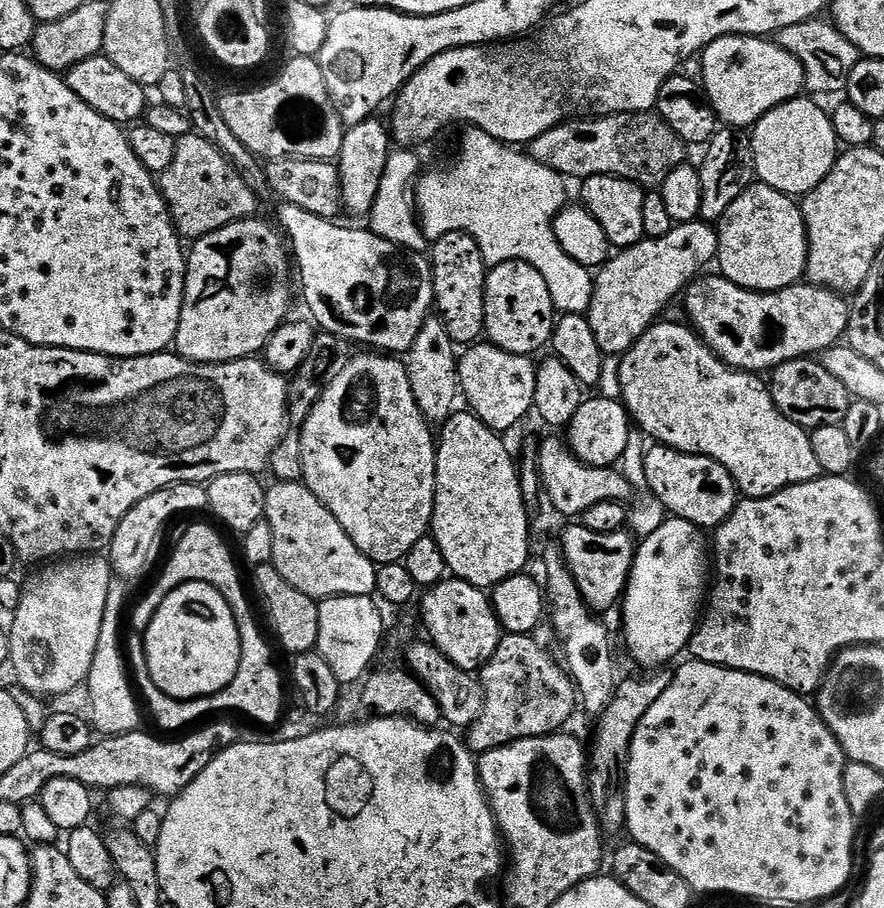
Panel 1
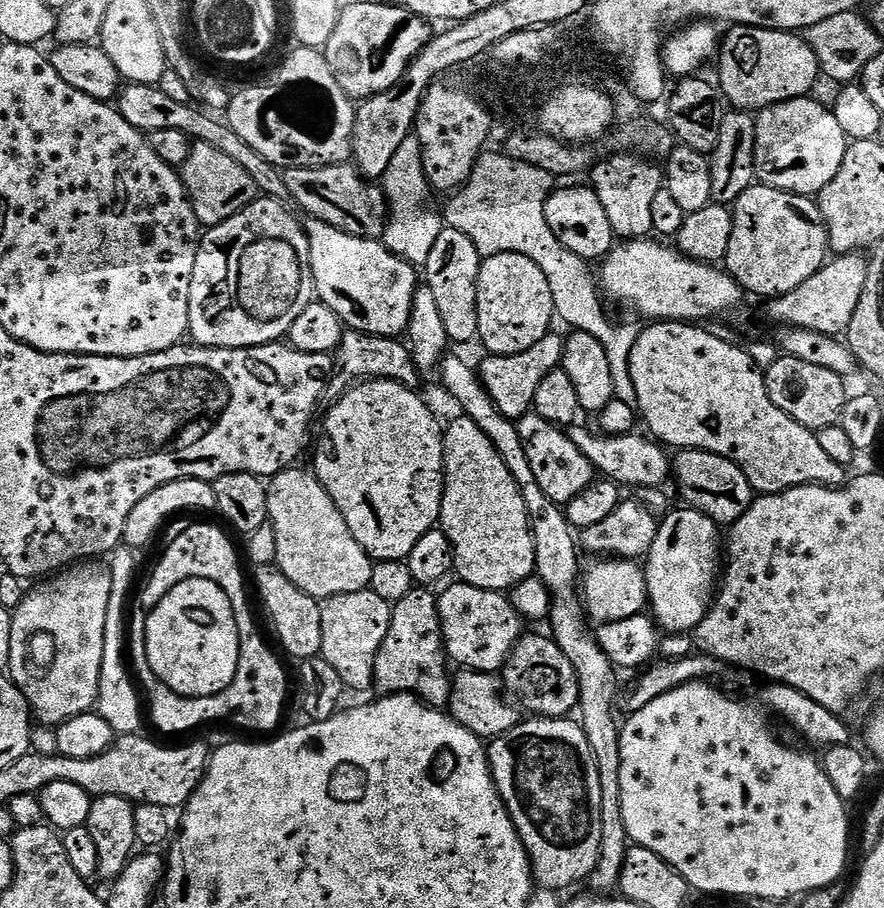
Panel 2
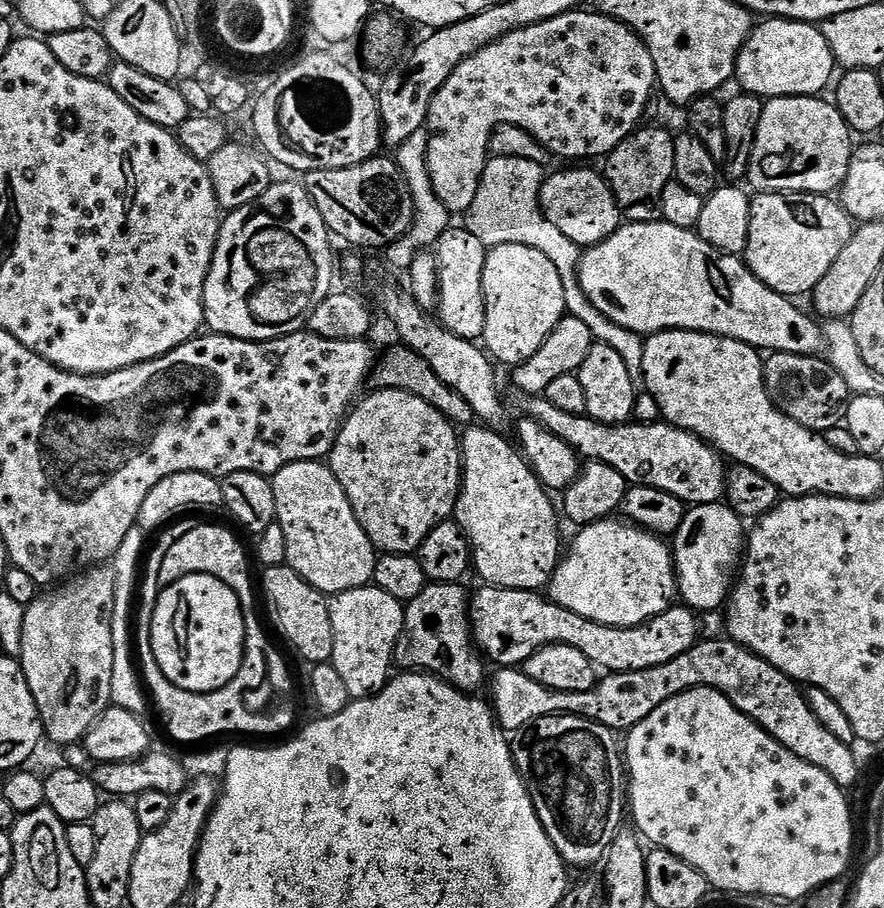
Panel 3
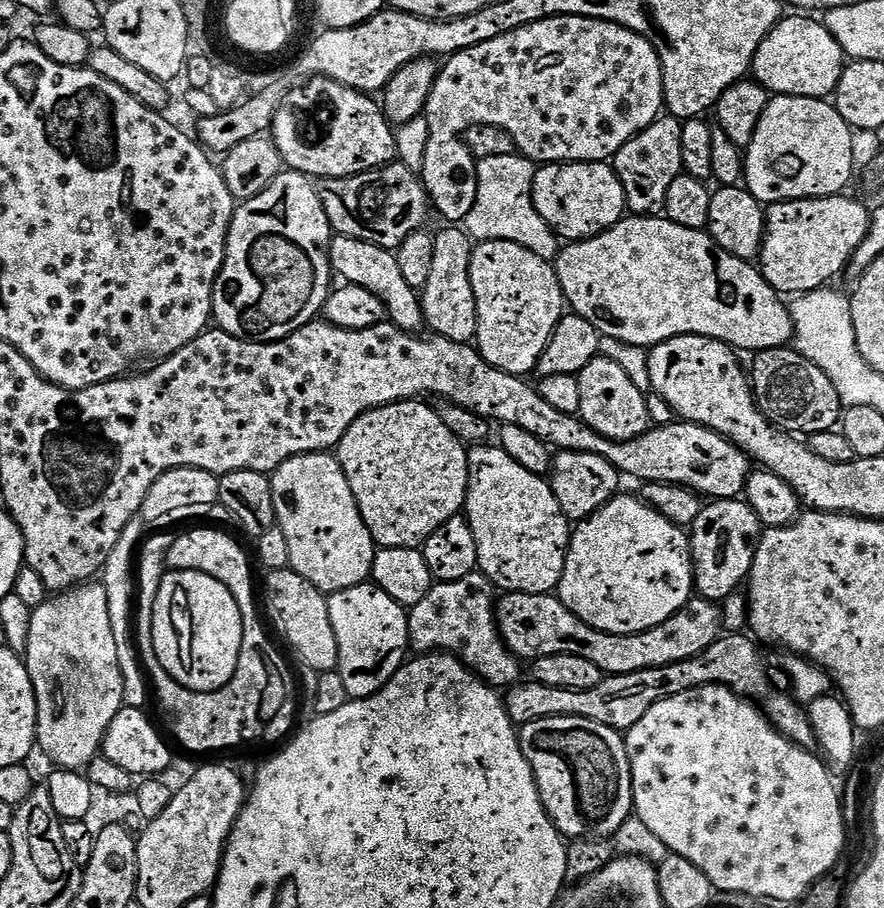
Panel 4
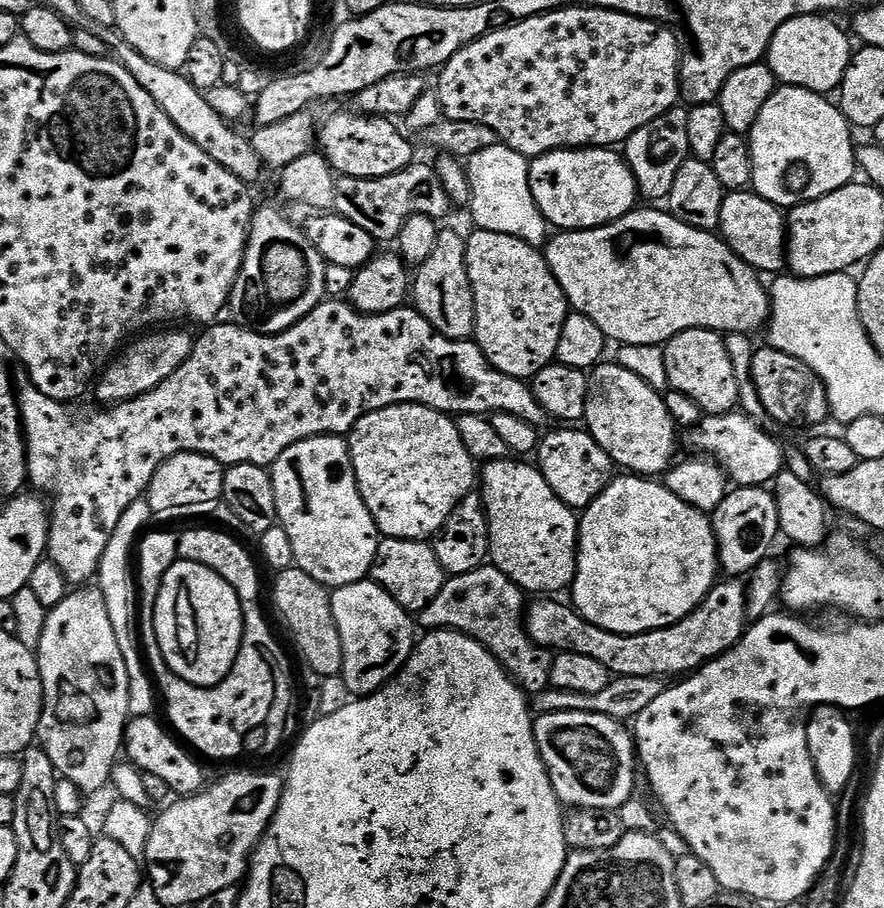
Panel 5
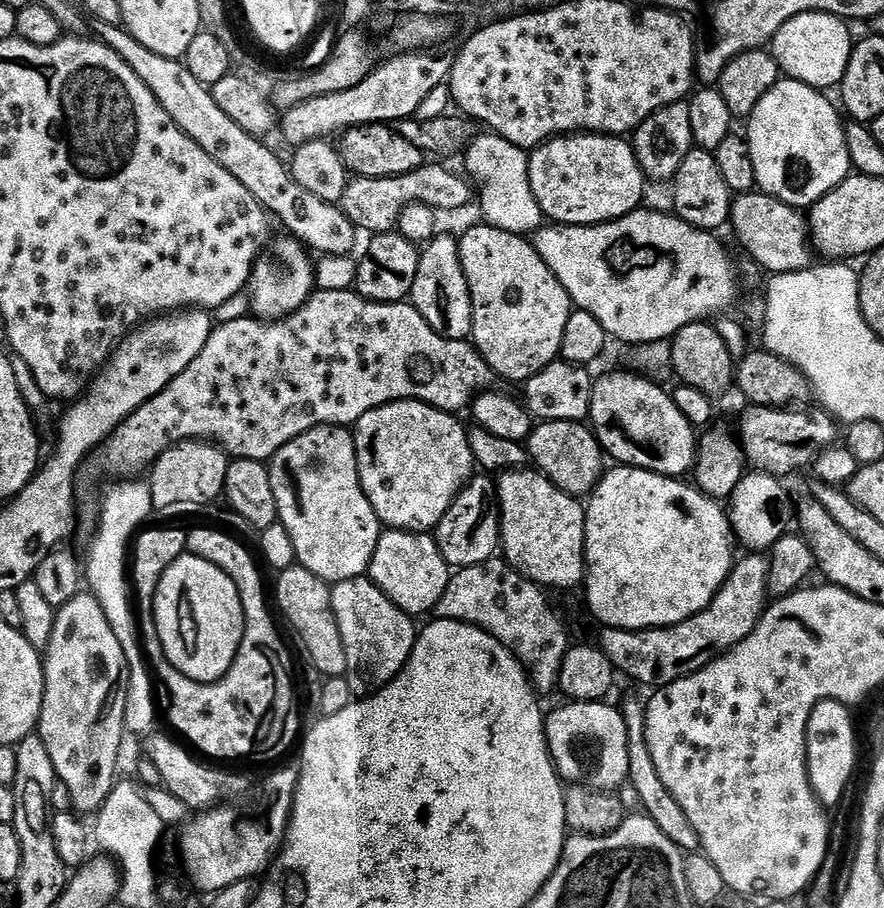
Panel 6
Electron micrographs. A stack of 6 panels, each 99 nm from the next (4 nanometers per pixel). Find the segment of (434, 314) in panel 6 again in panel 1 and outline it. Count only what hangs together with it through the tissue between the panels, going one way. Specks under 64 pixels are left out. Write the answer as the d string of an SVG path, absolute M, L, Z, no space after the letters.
M451 232L443 236L441 240L435 241L431 248L432 285L436 295L435 311L443 320L446 334L450 334L453 344L471 346L485 335L484 282L486 265L478 242L472 236L467 236L465 232Z

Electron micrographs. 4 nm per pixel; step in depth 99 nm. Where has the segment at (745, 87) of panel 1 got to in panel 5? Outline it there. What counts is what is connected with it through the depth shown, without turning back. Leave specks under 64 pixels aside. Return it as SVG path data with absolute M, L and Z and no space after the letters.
M824 14L795 16L778 26L774 38L768 43L766 63L781 85L805 88L821 94L832 94L839 89L848 63L852 60L854 44L849 33L844 33L832 20L835 19Z

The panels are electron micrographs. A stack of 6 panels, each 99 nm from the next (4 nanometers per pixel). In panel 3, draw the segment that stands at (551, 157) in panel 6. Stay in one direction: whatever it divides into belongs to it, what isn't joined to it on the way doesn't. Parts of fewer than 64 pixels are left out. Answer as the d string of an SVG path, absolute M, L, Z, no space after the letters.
M568 166L565 172L547 177L540 188L540 208L548 223L558 229L570 242L587 250L614 234L622 223L620 207L607 180L599 171L591 172L588 166Z

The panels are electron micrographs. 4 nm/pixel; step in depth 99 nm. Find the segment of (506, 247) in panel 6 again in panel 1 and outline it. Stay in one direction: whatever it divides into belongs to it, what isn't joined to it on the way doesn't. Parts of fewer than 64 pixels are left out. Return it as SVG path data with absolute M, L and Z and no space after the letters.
M511 260L505 264L497 264L487 273L484 282L484 330L487 339L496 347L513 352L519 356L532 356L539 348L549 347L552 330L556 326L558 313L552 299L550 290L546 286L546 278L521 260Z

